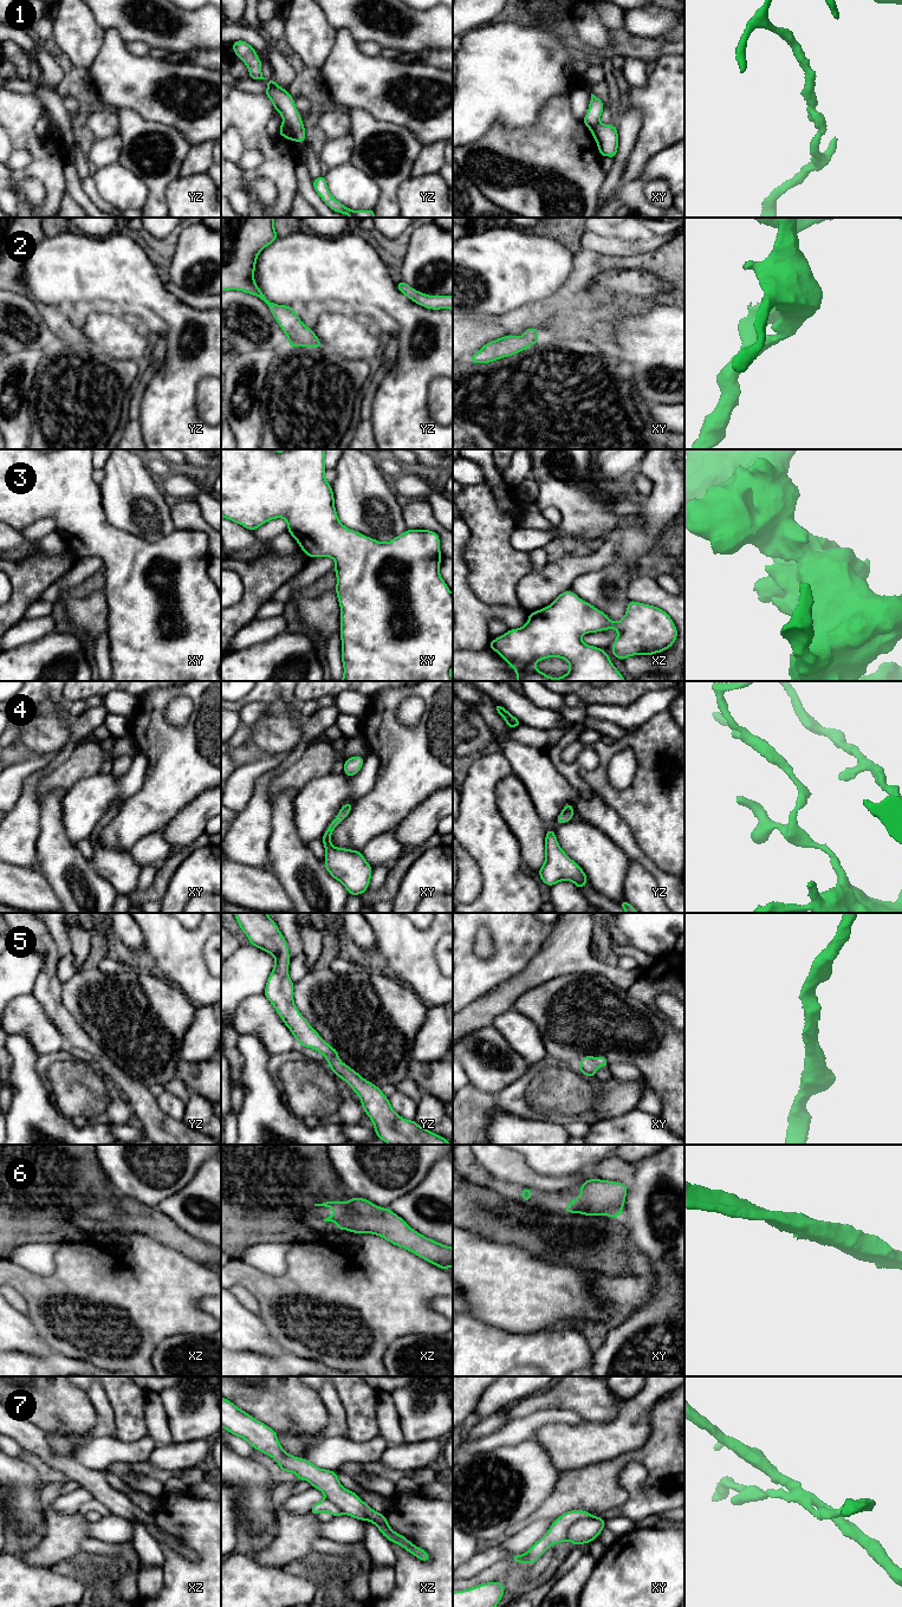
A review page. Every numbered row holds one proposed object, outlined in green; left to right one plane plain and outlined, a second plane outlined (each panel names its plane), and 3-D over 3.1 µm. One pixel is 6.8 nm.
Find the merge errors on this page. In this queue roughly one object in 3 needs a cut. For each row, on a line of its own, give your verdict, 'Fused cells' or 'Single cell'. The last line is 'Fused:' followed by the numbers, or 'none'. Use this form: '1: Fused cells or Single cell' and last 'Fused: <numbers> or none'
1: Fused cells
2: Single cell
3: Single cell
4: Single cell
5: Single cell
6: Single cell
7: Fused cells
Fused: 1, 7

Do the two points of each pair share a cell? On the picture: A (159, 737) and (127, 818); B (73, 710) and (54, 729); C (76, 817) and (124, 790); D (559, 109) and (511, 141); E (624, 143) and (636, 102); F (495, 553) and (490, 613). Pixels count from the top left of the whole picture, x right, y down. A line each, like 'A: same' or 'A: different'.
A: same
B: different
C: same
D: same
E: different
F: different

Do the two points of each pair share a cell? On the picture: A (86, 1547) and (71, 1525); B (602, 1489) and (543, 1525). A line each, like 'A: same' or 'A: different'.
A: different
B: different

